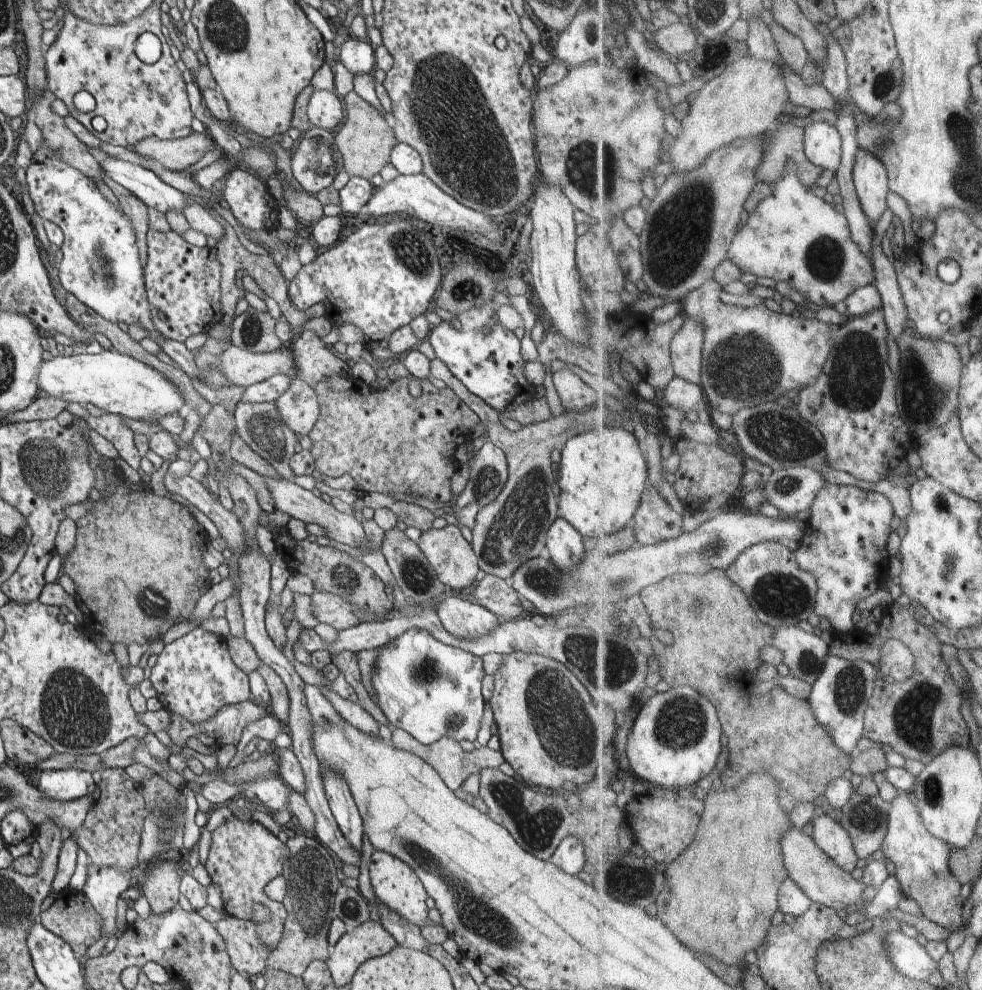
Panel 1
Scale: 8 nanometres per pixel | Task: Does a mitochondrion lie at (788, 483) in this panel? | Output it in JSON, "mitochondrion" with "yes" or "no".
{"mitochondrion":"yes"}

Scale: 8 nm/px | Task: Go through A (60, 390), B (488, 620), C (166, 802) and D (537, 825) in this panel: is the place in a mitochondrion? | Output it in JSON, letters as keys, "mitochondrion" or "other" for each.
{"A":"other","B":"other","C":"mitochondrion","D":"mitochondrion"}

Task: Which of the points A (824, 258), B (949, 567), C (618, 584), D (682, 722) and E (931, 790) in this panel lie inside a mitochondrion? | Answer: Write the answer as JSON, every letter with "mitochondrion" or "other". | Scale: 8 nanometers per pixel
{"A":"mitochondrion","B":"mitochondrion","C":"mitochondrion","D":"mitochondrion","E":"mitochondrion"}

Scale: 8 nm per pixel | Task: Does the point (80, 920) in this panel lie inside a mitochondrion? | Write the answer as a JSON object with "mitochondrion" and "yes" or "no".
{"mitochondrion":"no"}

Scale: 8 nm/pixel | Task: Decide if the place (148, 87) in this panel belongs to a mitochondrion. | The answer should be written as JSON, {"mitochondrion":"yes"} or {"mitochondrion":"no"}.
{"mitochondrion":"yes"}

